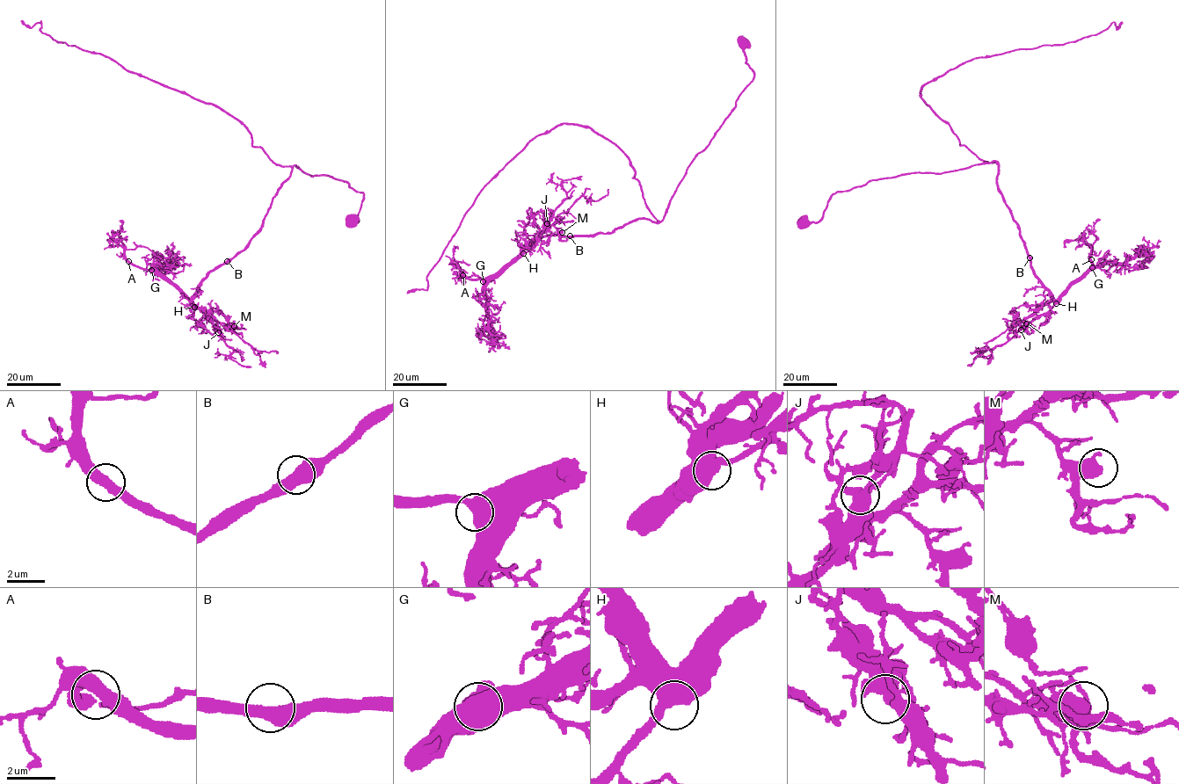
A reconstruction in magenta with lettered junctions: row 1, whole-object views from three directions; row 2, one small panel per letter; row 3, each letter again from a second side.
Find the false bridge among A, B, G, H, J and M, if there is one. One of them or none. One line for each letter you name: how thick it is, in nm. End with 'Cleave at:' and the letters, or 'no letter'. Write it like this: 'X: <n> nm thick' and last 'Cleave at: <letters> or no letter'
Cleave at: no letter

